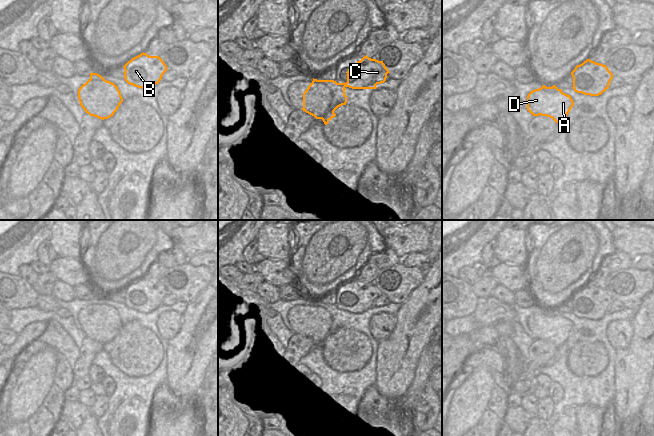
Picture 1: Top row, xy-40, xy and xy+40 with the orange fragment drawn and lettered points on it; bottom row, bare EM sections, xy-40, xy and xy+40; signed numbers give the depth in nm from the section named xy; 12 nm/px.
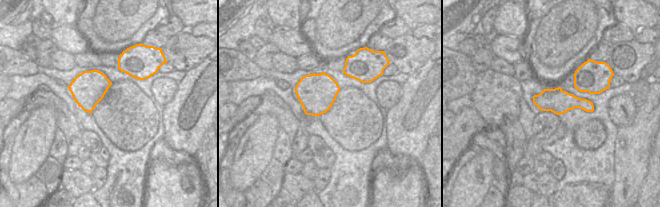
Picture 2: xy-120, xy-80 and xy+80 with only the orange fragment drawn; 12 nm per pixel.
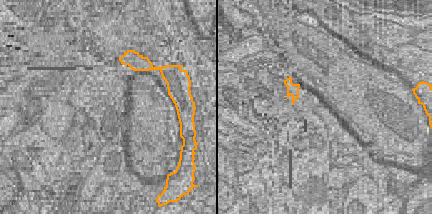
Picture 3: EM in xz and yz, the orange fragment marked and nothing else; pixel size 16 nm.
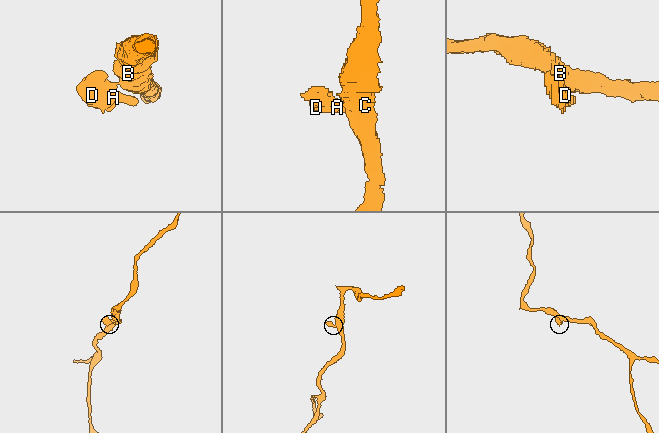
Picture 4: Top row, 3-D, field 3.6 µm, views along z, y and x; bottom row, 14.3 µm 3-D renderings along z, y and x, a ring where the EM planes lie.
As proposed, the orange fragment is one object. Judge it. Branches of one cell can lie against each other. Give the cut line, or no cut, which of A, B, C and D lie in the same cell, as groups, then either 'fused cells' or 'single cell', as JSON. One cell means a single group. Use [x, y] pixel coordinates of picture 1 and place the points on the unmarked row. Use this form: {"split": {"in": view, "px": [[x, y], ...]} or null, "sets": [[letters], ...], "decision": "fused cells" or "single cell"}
{"split": {"in": "xy", "px": [[338, 307], [344, 311]]}, "sets": [["A", "D"], ["B", "C"]], "decision": "fused cells"}

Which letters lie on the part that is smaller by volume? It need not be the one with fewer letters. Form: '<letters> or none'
A, D

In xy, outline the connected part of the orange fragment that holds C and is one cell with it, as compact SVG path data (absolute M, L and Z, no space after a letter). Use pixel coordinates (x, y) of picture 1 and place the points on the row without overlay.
M367 279L353 288L347 297L347 306L339 307L352 313L376 313L377 308L384 307L390 297L383 285L371 283Z

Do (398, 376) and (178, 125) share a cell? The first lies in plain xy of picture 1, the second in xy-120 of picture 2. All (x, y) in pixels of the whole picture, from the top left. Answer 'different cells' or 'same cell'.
same cell

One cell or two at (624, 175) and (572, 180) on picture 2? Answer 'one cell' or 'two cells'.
two cells

